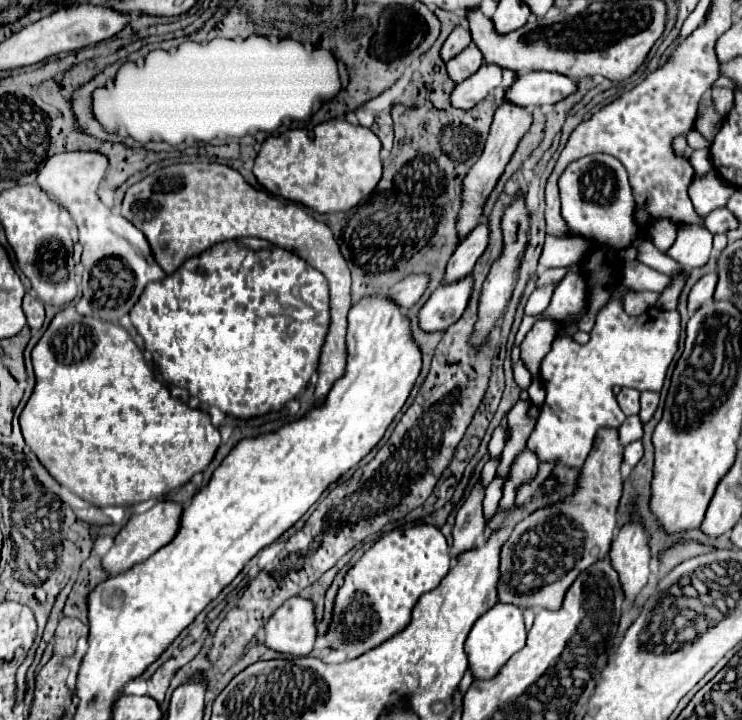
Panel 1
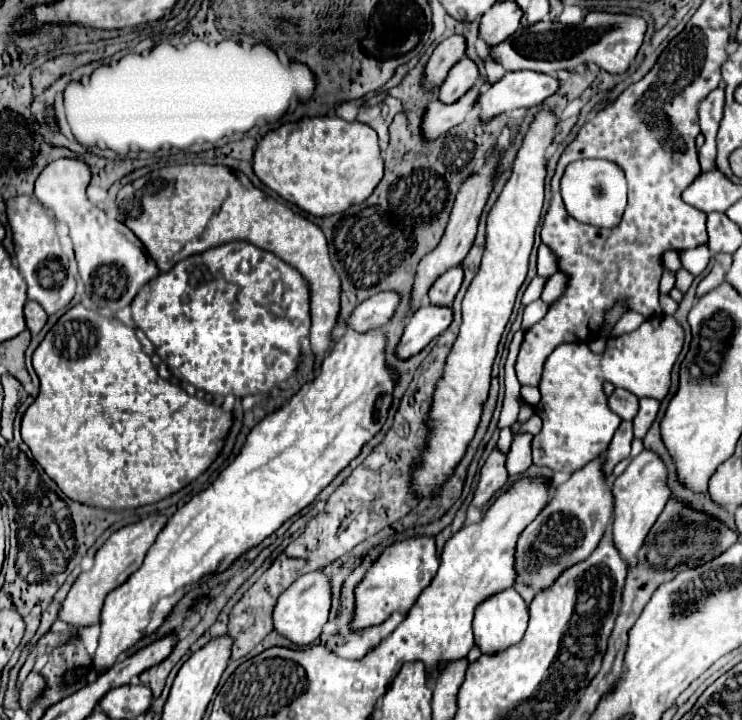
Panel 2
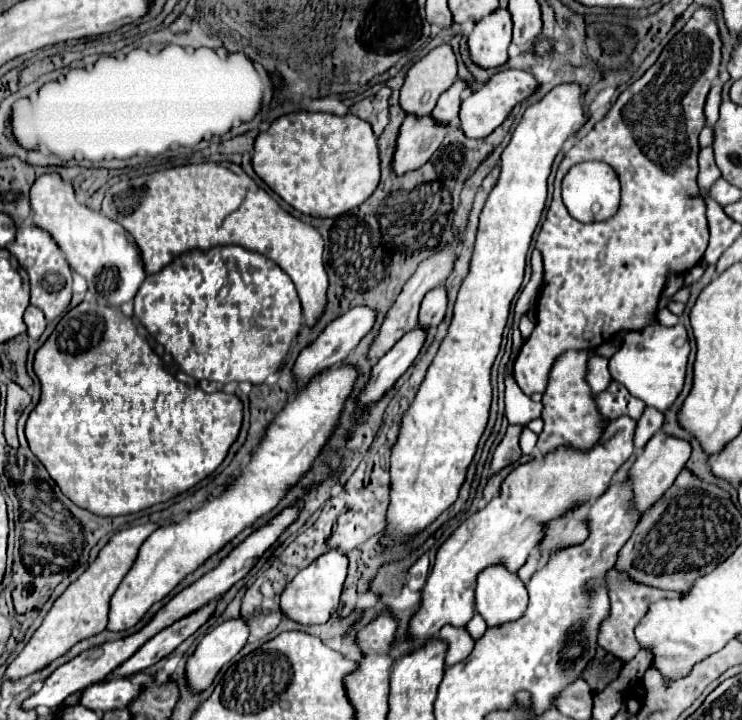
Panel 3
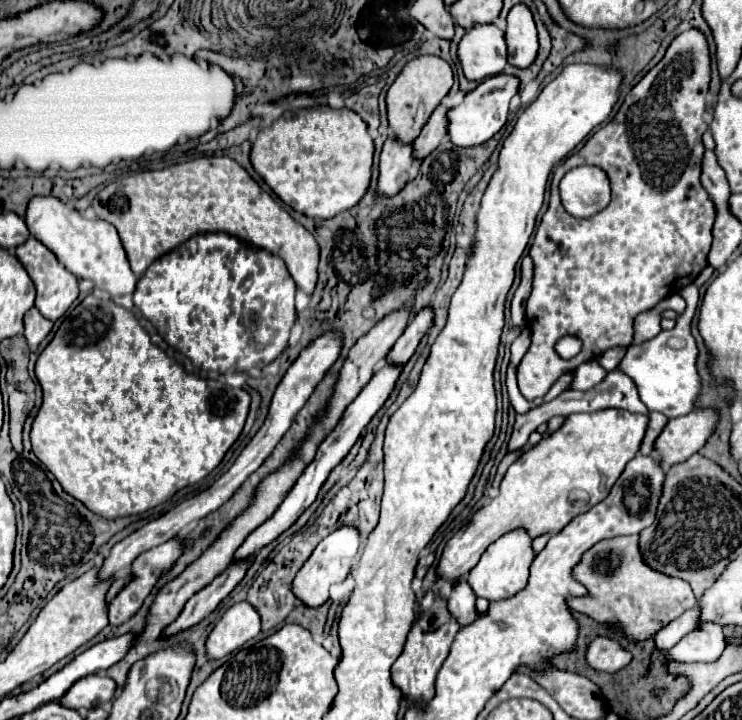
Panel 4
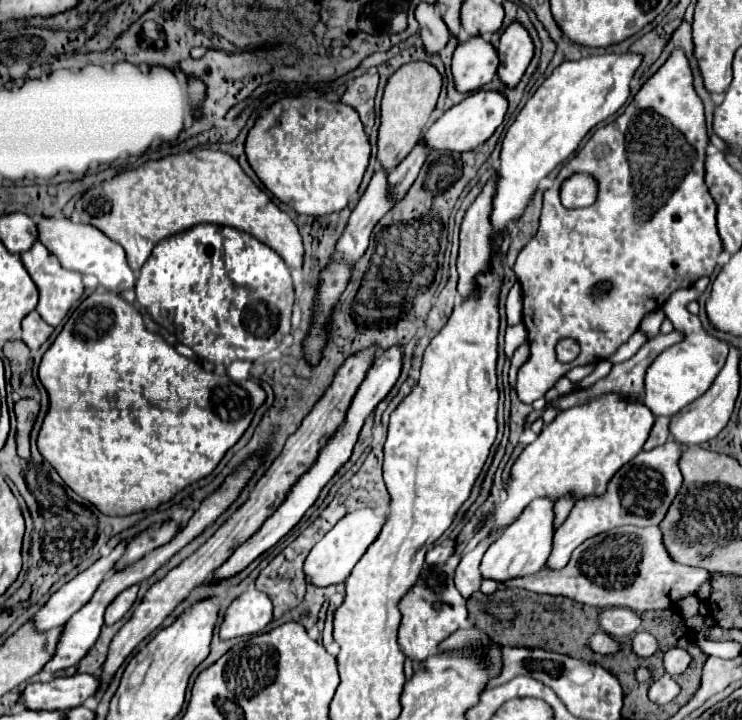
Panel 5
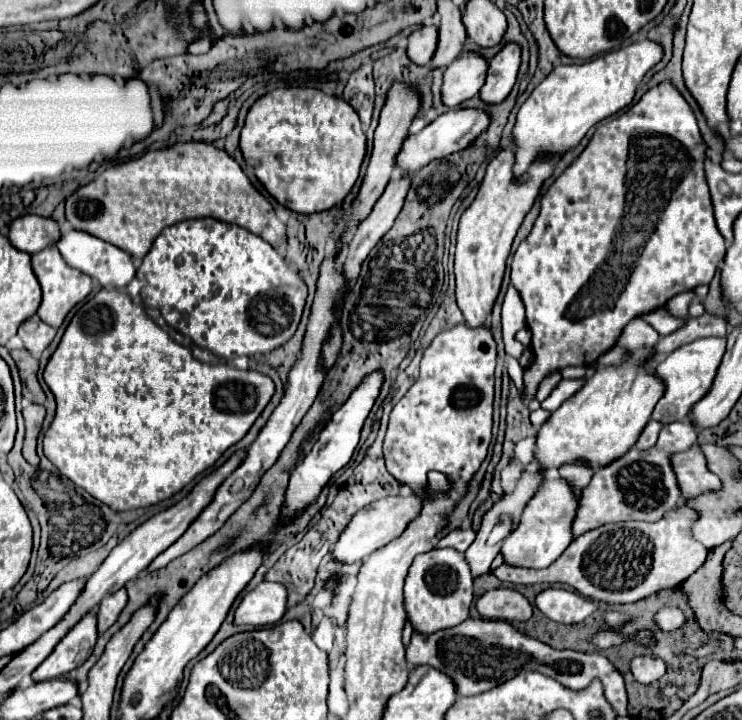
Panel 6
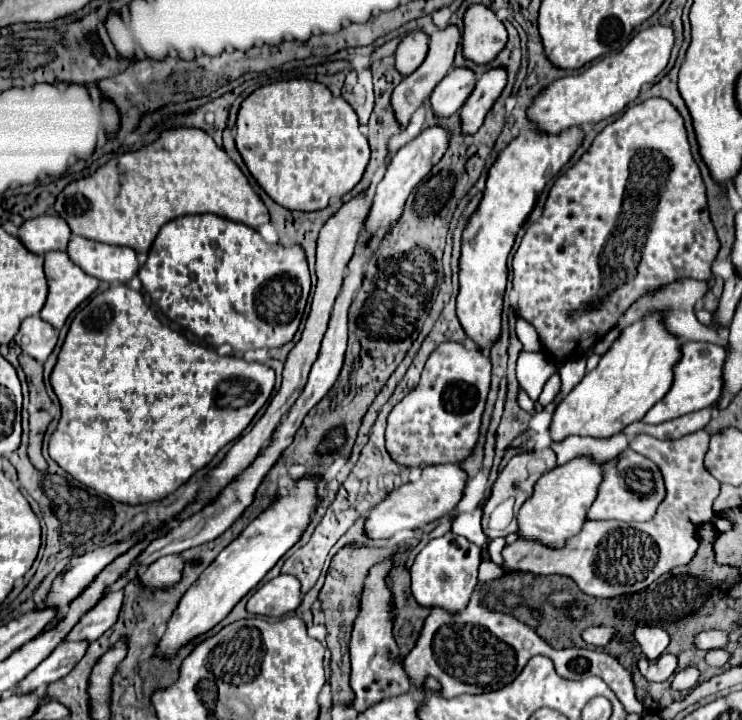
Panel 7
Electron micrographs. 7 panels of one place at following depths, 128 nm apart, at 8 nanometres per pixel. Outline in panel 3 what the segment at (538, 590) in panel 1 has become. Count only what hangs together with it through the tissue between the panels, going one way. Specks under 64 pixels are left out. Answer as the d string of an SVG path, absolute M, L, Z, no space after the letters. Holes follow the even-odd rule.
M568 512L568 516L562 516L560 520L552 520L548 524L548 532L540 542L540 548L544 552L552 552L568 544L580 544L580 540L584 540L586 536L588 530L584 518L578 518L574 512Z

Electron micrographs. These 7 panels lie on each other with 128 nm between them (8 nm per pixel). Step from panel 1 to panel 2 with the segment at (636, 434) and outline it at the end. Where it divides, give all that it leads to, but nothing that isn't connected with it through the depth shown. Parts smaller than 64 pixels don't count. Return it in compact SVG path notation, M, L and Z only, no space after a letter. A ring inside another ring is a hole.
M622 422L622 424L618 426L618 430L616 430L616 434L614 434L610 446L608 446L608 450L606 450L606 454L604 454L606 458L604 458L604 464L602 464L602 472L604 472L606 478L612 474L612 468L614 468L620 460L628 458L632 438L634 438L634 436L632 436L632 422Z

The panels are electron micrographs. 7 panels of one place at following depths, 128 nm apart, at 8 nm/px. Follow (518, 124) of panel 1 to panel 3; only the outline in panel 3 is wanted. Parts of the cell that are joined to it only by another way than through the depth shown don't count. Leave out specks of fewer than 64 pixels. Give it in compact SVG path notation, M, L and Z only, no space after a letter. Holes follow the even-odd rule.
M454 242L454 244L448 244L448 246L444 246L444 250L434 252L430 258L426 258L426 260L418 266L418 270L414 272L414 276L406 282L406 286L404 286L404 290L400 292L400 296L398 296L398 300L394 302L394 306L388 310L388 314L386 314L386 318L384 318L384 322L382 322L382 326L380 326L380 330L378 330L378 334L376 334L376 338L374 338L374 342L370 344L370 350L368 350L368 358L370 358L370 360L380 360L380 356L384 356L384 352L388 352L388 348L392 348L392 346L394 346L404 334L408 334L412 328L416 328L418 308L420 308L420 302L422 302L424 294L430 292L432 288L440 286L440 284L446 280L446 276L452 272L452 264L454 264L454 260L456 260L456 250L458 250L458 244L456 244L456 242Z

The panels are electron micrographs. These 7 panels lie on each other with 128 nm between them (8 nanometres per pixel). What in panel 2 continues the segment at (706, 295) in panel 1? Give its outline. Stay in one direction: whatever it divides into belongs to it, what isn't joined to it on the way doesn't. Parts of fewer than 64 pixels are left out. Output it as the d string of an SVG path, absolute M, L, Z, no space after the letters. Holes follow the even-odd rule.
M712 270L697 286L696 296L703 296L723 281L722 271Z

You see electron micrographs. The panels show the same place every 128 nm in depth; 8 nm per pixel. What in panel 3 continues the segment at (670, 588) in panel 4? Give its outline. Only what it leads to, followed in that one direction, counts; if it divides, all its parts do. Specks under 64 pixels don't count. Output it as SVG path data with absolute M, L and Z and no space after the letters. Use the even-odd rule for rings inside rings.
M616 566L606 572L606 582L608 582L608 596L610 596L610 614L600 622L598 644L606 652L610 652L610 654L622 658L624 662L628 662L640 650L640 644L636 640L636 632L634 630L640 624L640 620L646 616L648 608L652 604L656 604L658 600L664 600L664 598L682 598L684 592L670 592L670 590L662 590L662 588L654 588L654 586L636 582L626 572L618 570Z

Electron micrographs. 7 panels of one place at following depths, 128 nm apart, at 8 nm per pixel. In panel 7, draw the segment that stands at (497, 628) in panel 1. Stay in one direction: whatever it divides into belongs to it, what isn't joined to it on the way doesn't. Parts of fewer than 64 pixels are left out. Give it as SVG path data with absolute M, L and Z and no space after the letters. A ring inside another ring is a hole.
M592 456L572 458L570 462L546 472L536 482L532 498L524 502L518 512L518 524L520 524L518 534L528 540L538 538L542 544L554 548L564 546L566 538L580 532L582 524L586 522L586 512L596 500L602 480L604 480L604 462L598 462Z

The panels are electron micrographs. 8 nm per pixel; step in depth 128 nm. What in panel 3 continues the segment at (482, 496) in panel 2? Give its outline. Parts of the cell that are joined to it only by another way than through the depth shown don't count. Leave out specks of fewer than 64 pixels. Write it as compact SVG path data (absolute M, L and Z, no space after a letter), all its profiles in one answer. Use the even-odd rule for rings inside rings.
M516 424L516 426L508 426L506 430L506 436L502 438L502 442L498 444L494 456L492 456L492 472L498 472L500 468L520 460L522 456L522 450L520 450L520 434L522 434L524 426Z

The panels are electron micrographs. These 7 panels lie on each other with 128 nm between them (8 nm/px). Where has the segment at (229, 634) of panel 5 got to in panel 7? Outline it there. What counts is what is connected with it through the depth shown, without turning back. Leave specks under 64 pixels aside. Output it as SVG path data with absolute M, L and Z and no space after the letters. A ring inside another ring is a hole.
M280 574L274 580L260 586L248 600L246 608L250 614L280 618L302 604L300 580L290 574Z

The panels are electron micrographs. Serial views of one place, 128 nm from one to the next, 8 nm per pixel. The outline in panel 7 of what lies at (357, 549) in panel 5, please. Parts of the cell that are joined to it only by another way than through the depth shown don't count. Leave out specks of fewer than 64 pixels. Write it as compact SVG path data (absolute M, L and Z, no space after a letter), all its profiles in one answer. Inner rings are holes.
M434 464L426 466L422 470L420 480L408 482L400 488L396 488L392 494L388 494L378 506L374 506L366 518L366 532L370 538L390 538L400 530L414 530L422 528L430 522L436 522L438 518L446 516L456 508L456 504L462 500L464 486L466 486L468 474L458 464Z

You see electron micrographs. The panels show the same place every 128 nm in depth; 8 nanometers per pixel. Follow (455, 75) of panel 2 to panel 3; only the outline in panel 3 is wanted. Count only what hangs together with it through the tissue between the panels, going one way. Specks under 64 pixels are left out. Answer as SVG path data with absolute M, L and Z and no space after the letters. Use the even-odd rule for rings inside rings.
M456 80L456 84L452 84L452 88L448 88L440 98L436 108L432 110L432 118L442 124L458 124L458 110L460 110L460 92L466 88L464 82Z

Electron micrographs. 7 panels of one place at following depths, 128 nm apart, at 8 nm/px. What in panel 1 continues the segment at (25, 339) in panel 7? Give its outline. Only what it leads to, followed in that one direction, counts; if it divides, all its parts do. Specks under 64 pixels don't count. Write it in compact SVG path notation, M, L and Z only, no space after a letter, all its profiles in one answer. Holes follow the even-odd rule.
M26 292L22 308L28 318L28 326L32 330L40 330L44 324L44 304L40 304L40 300L36 300L36 296L32 292Z

